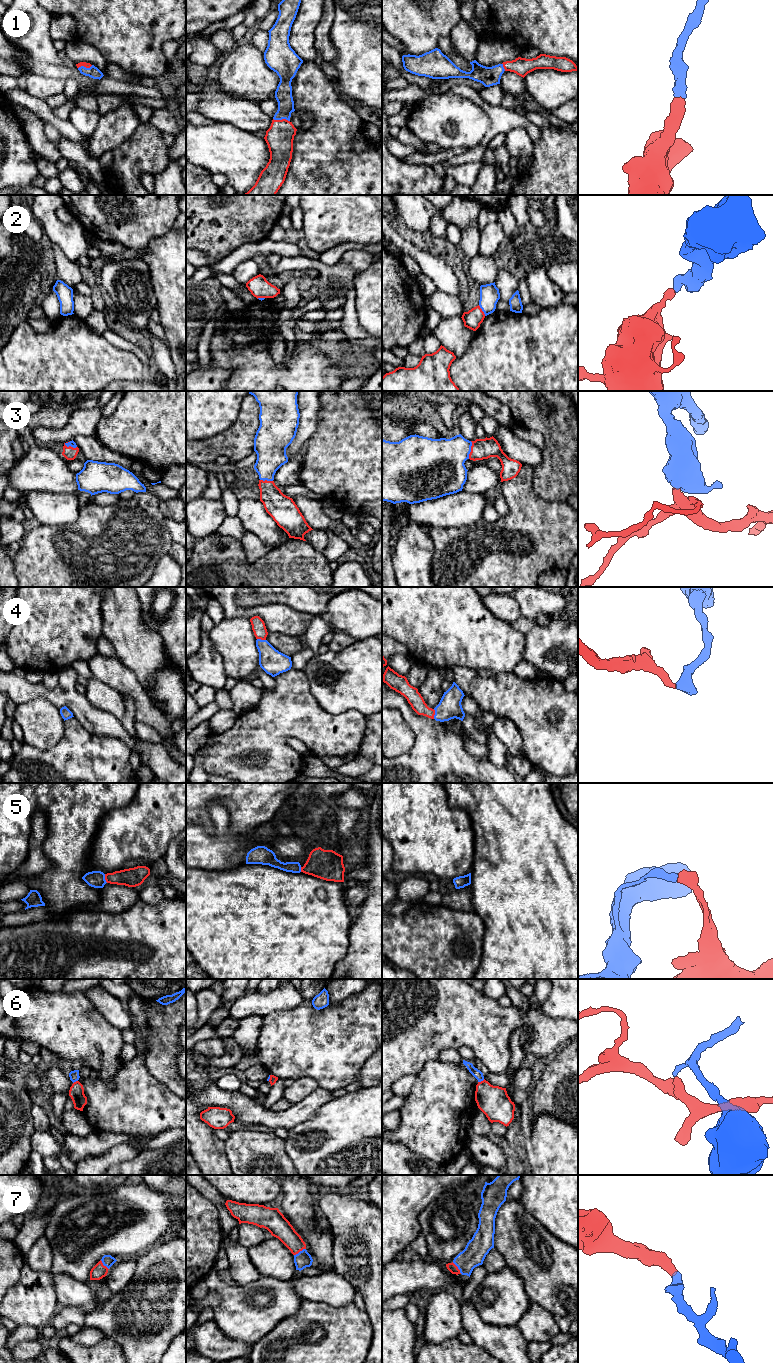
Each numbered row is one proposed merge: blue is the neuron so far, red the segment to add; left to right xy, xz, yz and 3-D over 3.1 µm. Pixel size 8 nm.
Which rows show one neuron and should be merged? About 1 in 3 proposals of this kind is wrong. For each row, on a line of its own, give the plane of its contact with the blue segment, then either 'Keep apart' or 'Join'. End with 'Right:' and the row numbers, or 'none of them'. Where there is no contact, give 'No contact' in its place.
1: Touches blue in xz. Join
2: Touches blue in yz. Keep apart
3: Touches blue in yz. Join
4: Touches blue in yz. Join
5: Touches blue in xy. Join
6: Touches blue in yz. Keep apart
7: Touches blue in xz. Join
Right: 1, 3, 4, 5, 7

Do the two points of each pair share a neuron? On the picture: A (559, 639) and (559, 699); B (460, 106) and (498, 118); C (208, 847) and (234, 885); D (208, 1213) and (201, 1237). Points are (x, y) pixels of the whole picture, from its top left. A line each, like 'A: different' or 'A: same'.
A: different
B: different
C: different
D: same

